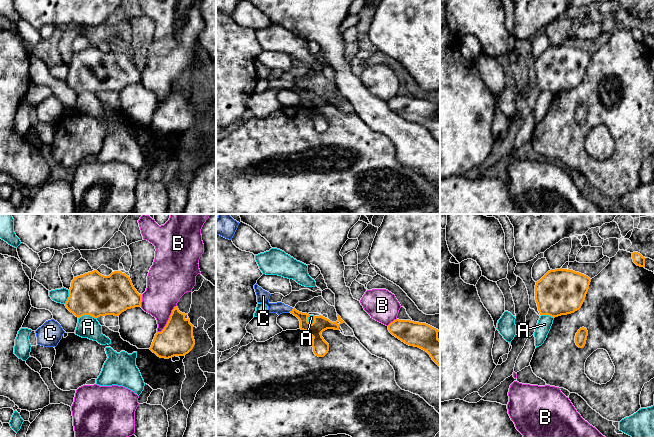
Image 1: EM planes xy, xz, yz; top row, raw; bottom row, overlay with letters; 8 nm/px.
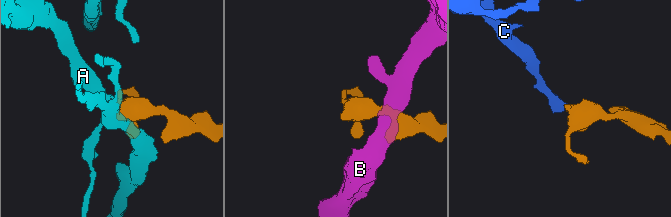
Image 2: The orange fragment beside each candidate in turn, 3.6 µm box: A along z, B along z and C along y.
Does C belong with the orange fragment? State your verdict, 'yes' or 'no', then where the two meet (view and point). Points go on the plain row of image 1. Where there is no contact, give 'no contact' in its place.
yes | xz (290, 87)

